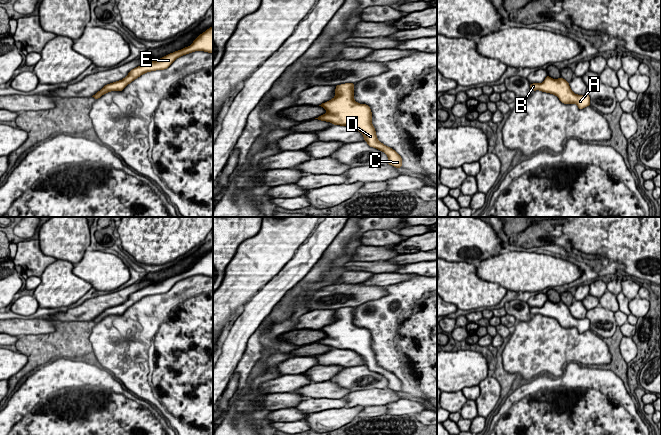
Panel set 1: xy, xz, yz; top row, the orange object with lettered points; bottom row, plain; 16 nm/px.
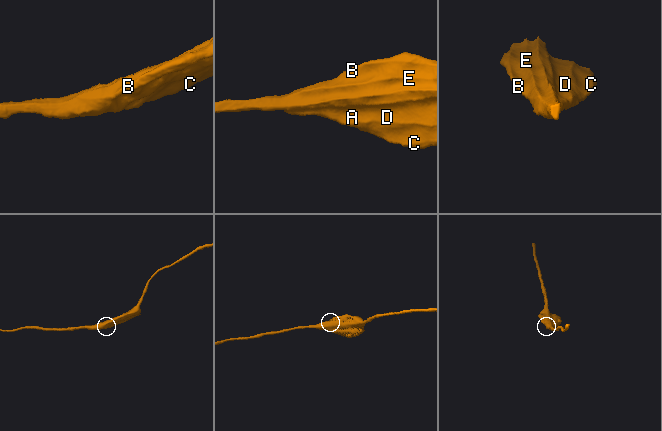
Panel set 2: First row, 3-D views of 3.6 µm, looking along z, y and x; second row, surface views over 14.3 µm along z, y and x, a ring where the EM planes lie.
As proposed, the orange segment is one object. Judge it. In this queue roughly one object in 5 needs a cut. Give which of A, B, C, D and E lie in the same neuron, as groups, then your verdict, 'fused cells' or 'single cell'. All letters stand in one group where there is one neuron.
A B C D E | single cell

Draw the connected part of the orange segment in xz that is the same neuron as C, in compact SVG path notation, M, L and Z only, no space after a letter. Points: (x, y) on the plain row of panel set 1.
M354 307L337 309L335 321L322 327L327 337L315 343L327 345L334 349L351 350L361 356L364 365L370 371L383 375L389 382L388 387L396 392L402 391L401 380L392 372L379 366L372 349L372 336L368 329L359 328L354 324Z

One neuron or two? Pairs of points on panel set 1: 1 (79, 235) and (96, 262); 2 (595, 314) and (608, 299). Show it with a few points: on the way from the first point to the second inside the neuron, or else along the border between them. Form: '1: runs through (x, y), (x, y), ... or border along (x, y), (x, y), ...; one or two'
1: border along (88, 248), (83, 257), (74, 265); two
2: border along (599, 304), (613, 312); two

